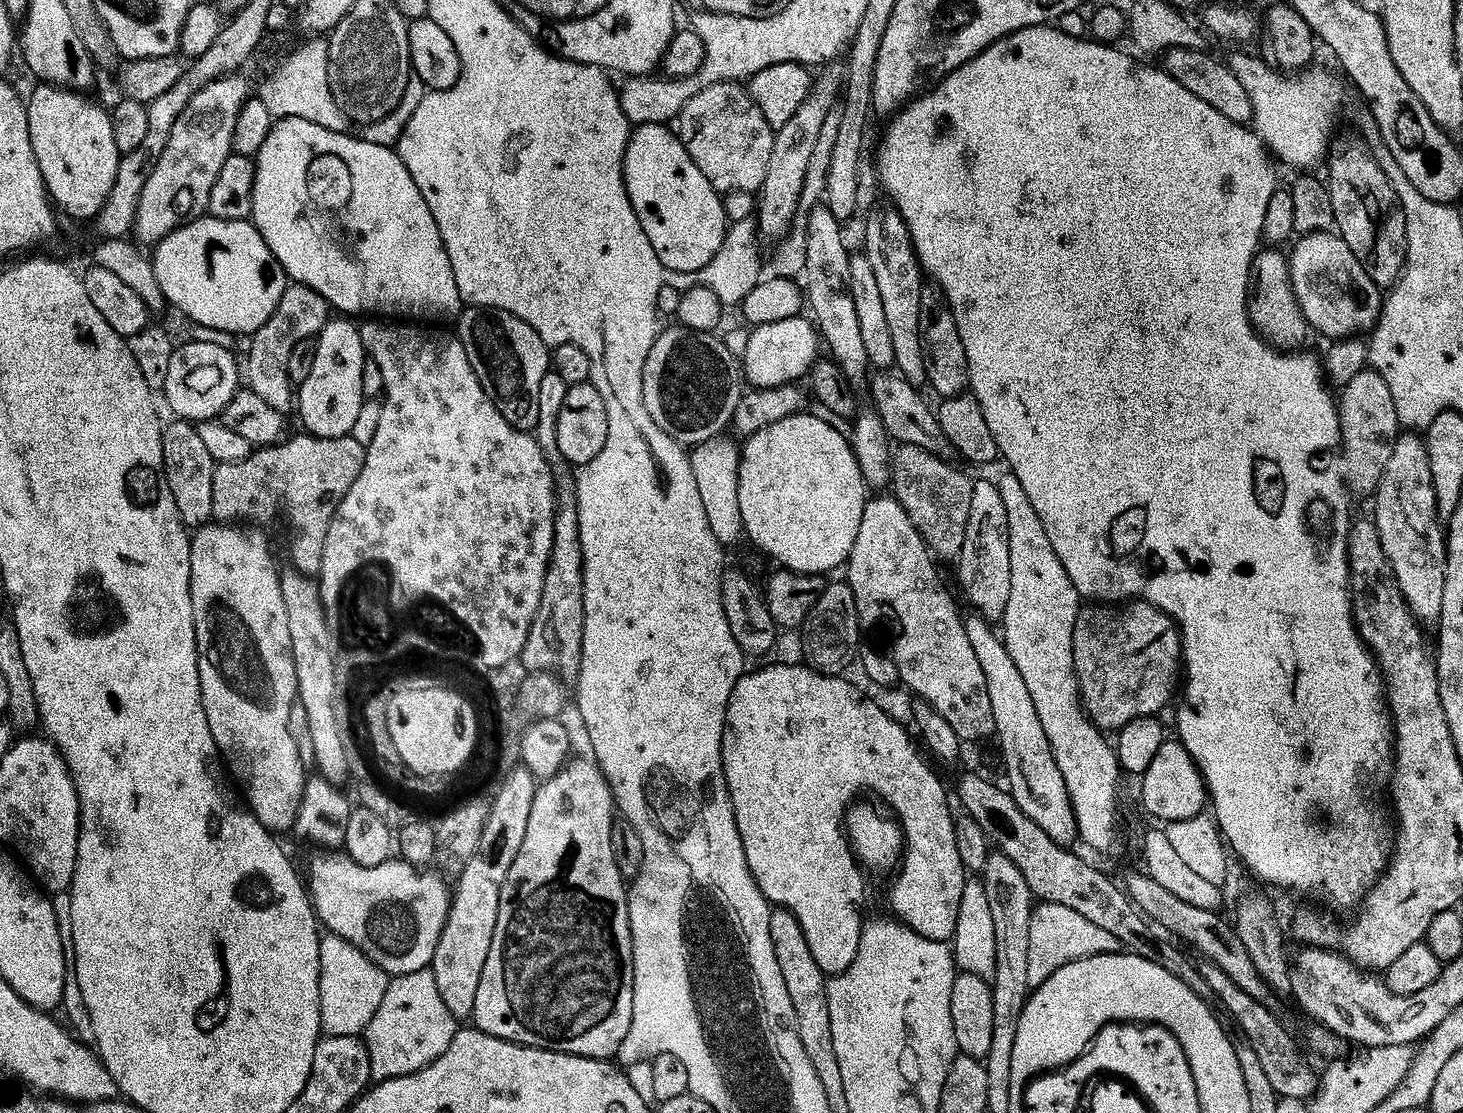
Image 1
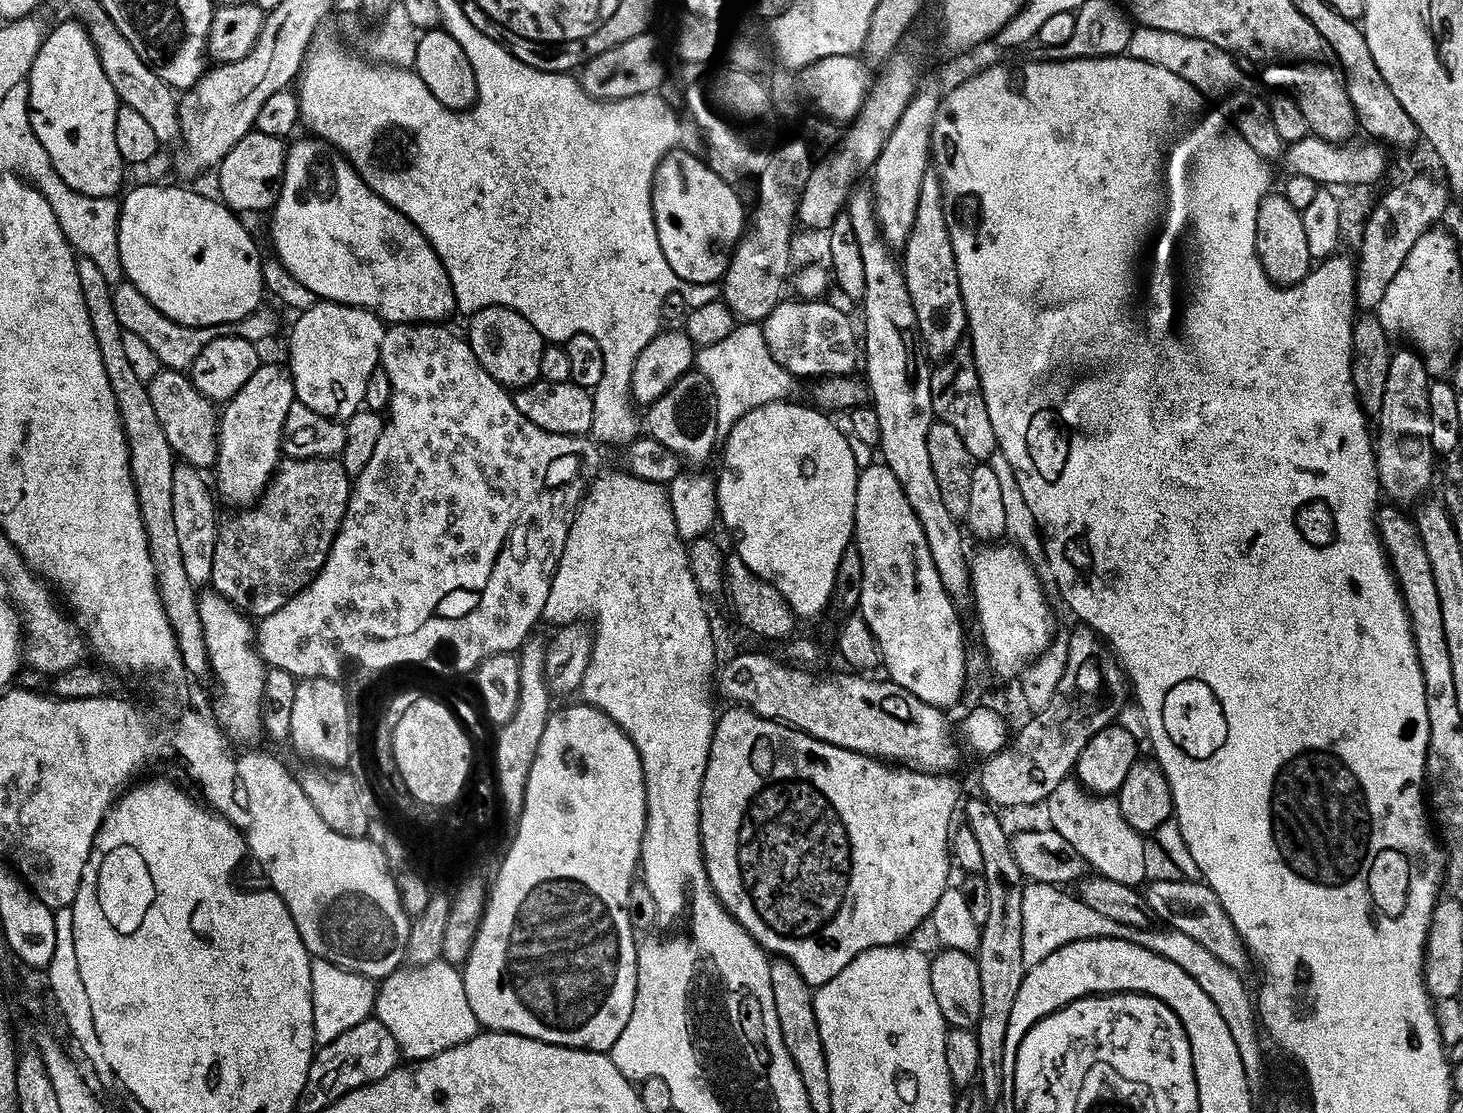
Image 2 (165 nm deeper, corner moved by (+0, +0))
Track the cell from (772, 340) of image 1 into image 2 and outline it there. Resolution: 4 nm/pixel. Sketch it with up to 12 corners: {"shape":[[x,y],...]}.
{"shape":[[785,299],[762,321],[796,378],[858,368],[858,332],[827,299]]}

